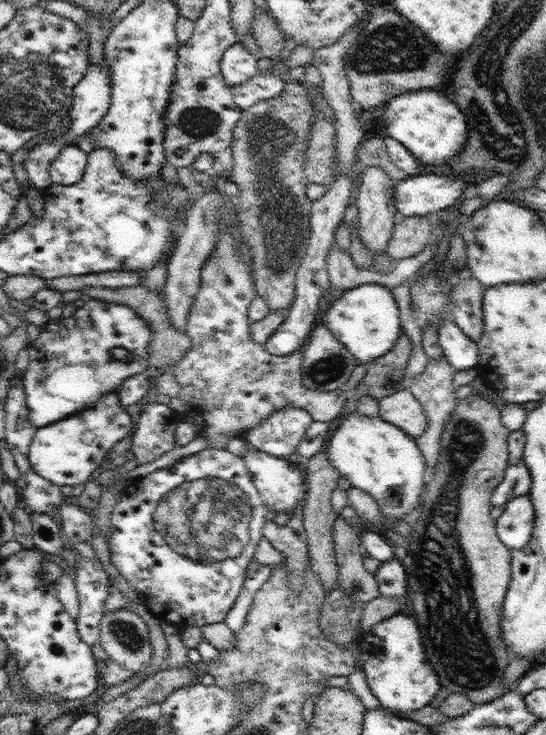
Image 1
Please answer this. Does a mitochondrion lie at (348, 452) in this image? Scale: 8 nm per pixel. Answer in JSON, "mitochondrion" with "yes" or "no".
{"mitochondrion":"no"}

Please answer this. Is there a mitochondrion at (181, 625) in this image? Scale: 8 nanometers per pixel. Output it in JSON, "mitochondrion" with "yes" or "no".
{"mitochondrion":"no"}

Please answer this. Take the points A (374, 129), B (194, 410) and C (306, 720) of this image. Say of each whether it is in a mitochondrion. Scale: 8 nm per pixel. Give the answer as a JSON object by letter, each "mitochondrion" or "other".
{"A":"other","B":"other","C":"other"}

